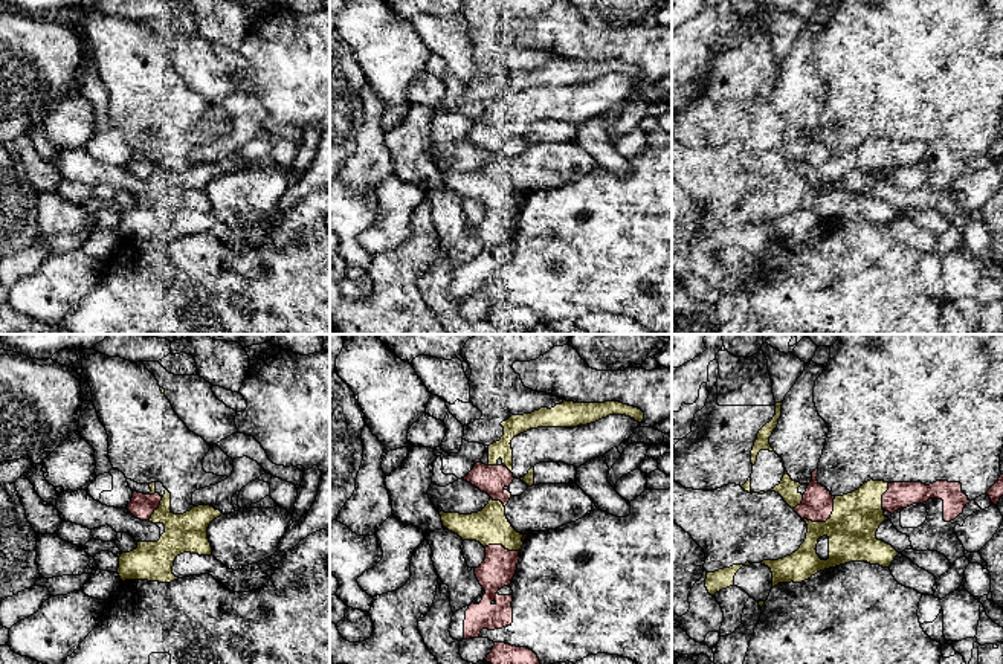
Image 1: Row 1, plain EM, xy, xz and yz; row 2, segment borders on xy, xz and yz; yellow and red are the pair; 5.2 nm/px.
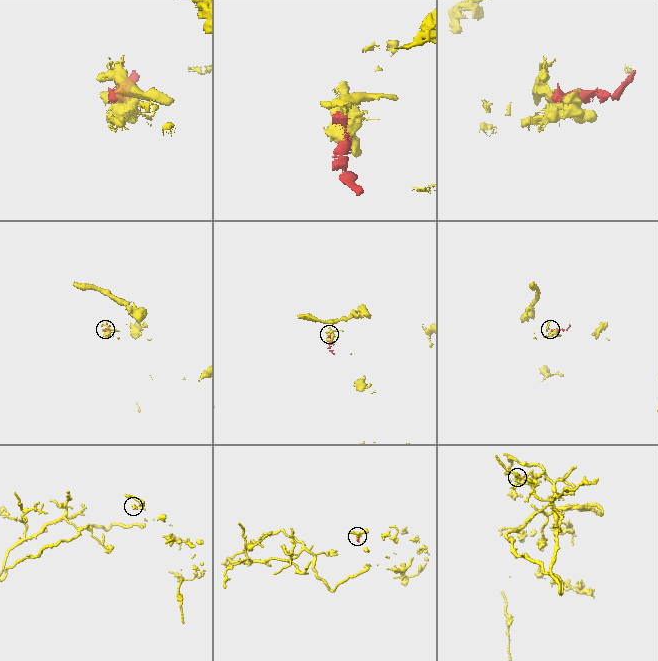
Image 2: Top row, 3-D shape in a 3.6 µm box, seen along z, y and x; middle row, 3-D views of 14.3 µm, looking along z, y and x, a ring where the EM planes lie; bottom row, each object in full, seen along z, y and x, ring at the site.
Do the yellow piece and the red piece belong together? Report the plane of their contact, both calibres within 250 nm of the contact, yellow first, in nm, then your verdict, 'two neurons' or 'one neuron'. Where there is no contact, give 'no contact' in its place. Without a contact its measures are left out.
yz | 260/170 nm | two neurons

